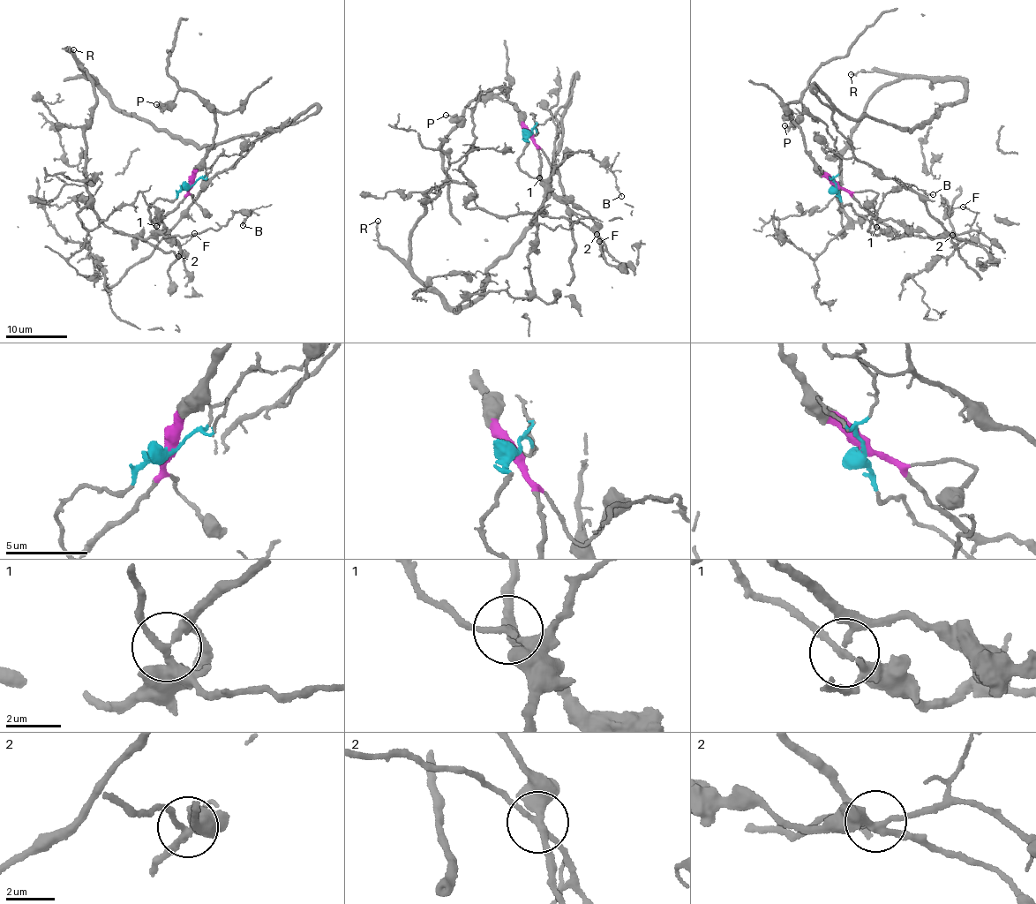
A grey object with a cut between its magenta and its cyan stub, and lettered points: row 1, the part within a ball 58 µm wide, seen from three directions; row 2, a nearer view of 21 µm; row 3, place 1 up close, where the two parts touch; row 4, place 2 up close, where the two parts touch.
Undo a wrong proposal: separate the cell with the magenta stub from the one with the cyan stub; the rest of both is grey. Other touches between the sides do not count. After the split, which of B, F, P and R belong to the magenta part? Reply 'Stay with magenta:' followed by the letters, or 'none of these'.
Stay with magenta: P

